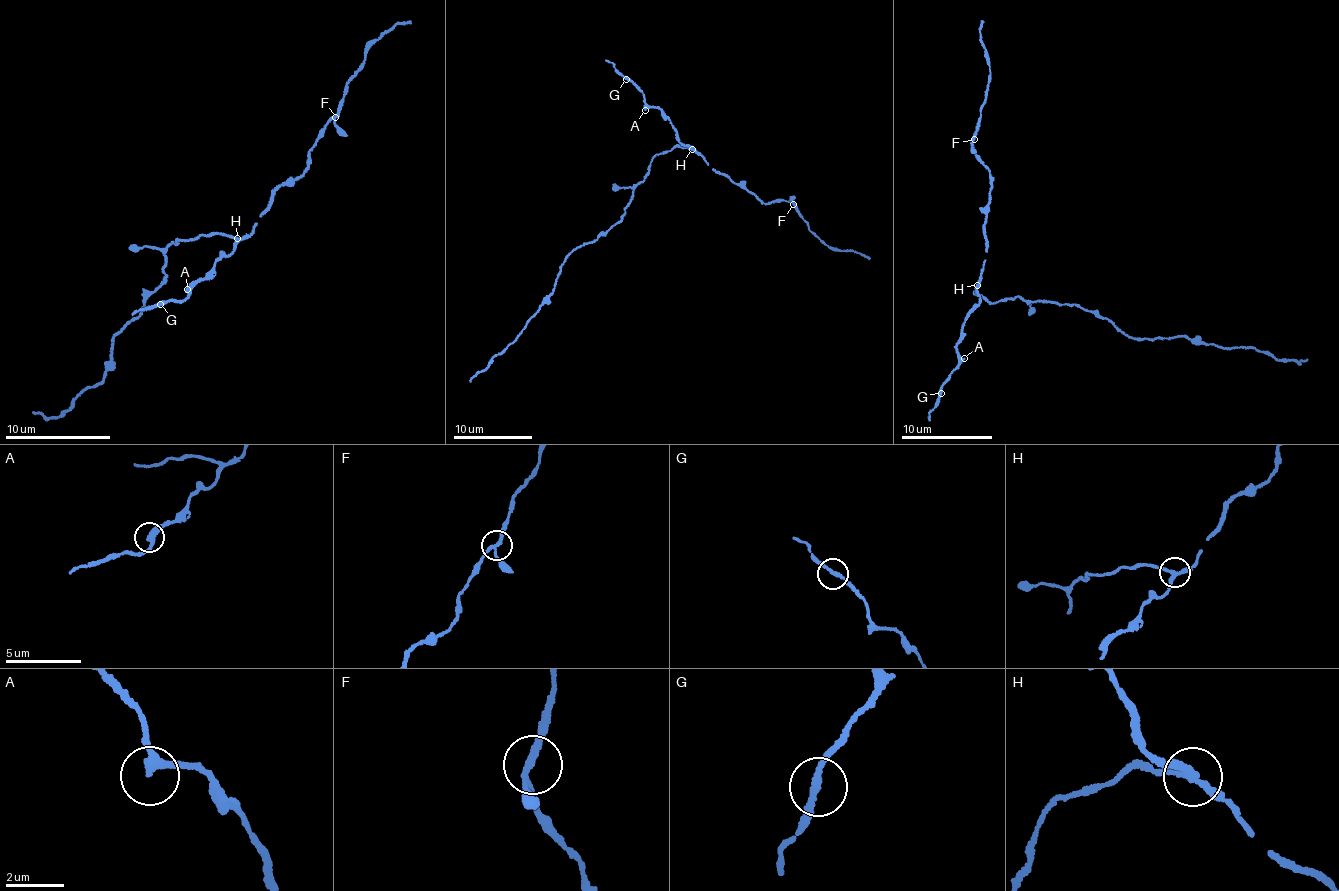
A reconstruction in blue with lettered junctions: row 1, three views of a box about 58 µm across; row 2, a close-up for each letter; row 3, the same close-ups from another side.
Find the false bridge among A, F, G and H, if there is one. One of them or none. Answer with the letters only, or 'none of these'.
H

